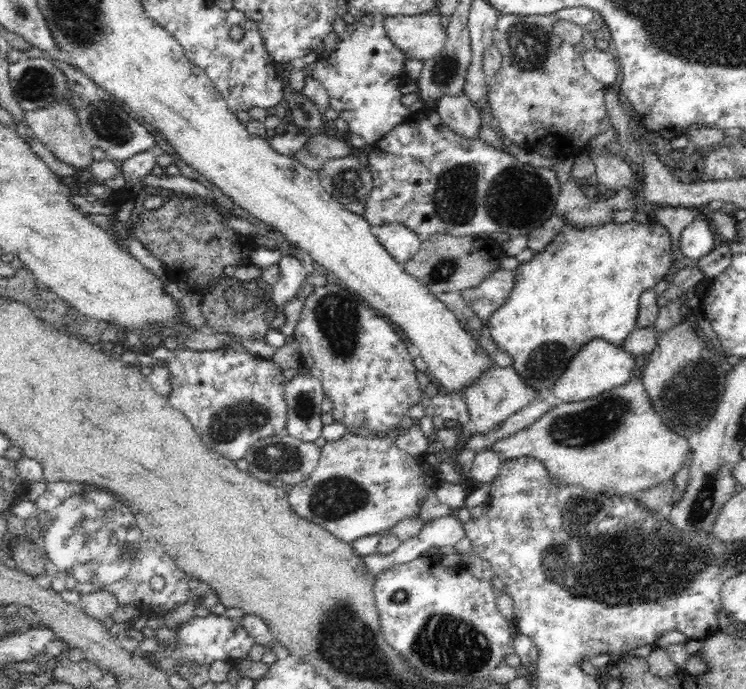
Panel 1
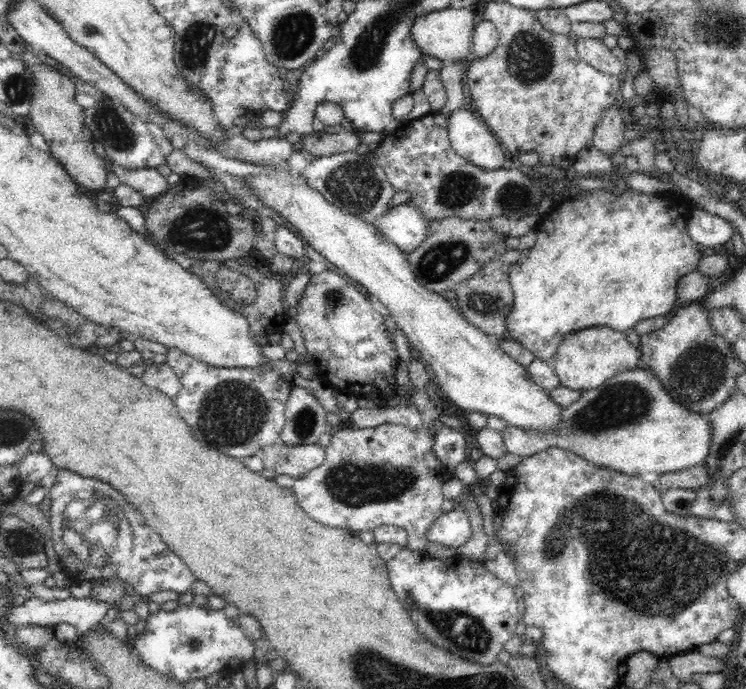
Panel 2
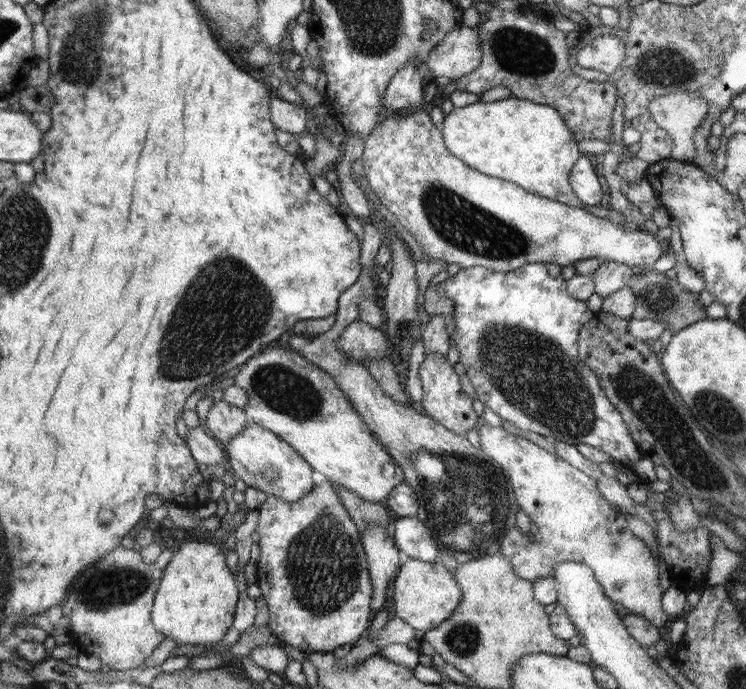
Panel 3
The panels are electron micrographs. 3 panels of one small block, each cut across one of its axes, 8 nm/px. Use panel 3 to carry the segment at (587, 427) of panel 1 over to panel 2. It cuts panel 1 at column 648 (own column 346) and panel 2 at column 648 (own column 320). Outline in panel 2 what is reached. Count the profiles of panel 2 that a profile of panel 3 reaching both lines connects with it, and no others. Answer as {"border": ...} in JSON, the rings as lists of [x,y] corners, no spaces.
{"border":[[[642,366],[614,374],[600,386],[584,391],[578,400],[564,408],[562,421],[564,427],[561,429],[560,437],[554,433],[536,433],[533,430],[507,426],[501,432],[506,452],[527,457],[546,447],[560,446],[600,468],[611,468],[628,476],[639,476],[639,474],[647,472],[661,475],[665,472],[676,472],[703,464],[704,459],[709,455],[708,451],[711,448],[715,430],[712,420],[710,420],[711,424],[708,424],[700,413],[694,413],[694,411],[686,409],[684,405],[676,403],[666,392],[660,379],[656,378],[655,372]]]}

